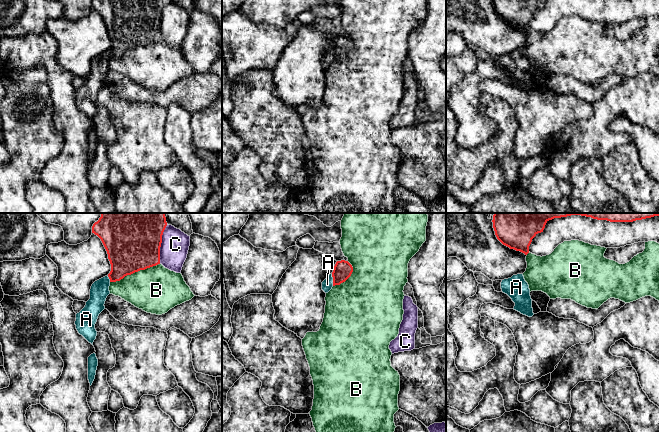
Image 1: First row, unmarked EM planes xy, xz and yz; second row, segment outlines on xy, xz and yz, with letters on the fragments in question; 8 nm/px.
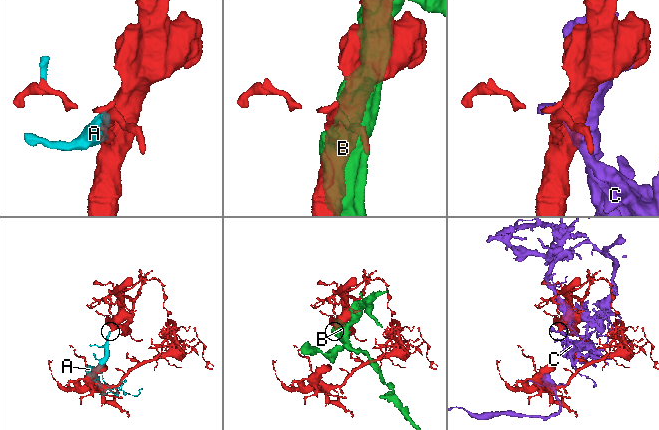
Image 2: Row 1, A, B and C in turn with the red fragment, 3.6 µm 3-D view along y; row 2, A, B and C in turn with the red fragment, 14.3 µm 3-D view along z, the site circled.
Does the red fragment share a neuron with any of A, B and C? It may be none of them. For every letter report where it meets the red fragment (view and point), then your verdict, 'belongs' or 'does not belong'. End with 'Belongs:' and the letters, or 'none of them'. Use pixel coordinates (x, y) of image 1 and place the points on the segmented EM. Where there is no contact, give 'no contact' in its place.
A: meets red in xz at (333, 280); belongs
B: meets red in xy at (134, 272); does not belong
C: meets red in xy at (160, 244); does not belong
Belongs: A

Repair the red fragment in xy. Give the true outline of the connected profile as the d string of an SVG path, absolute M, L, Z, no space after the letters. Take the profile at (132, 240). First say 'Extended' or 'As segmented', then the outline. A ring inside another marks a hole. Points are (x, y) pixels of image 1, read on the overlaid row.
Extended. M101 213L99 220L93 224L92 233L101 239L108 254L111 271L92 284L90 299L76 314L75 325L78 333L92 345L97 336L95 324L99 314L105 309L104 304L110 294L110 283L160 264L160 247L166 226L165 213Z

